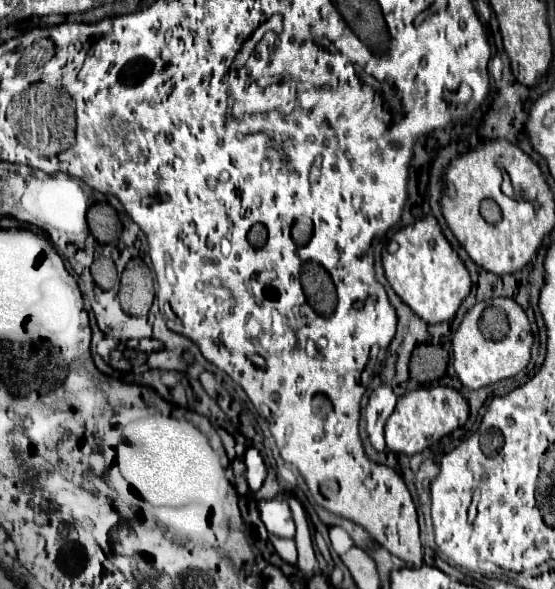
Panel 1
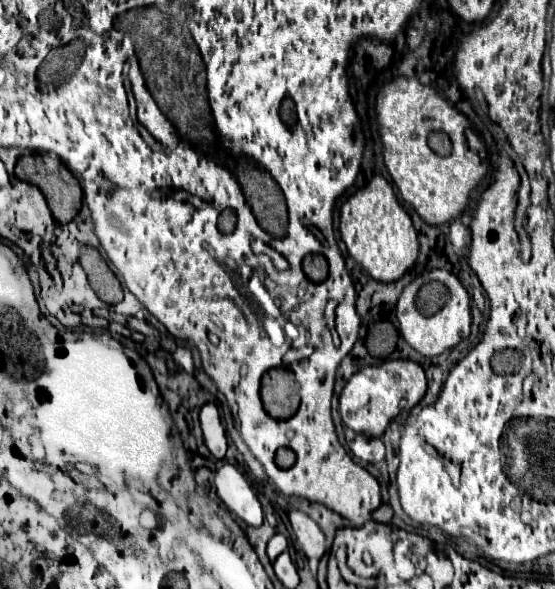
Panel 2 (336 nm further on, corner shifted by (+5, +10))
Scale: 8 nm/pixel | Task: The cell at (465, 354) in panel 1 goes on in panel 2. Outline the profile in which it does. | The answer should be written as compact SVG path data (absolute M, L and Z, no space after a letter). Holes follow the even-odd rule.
M431 270L431 272L425 272L423 276L419 276L415 282L411 282L403 290L403 294L401 294L399 302L397 302L395 312L397 312L397 318L399 318L399 332L401 332L401 336L409 342L411 348L415 348L419 354L423 354L427 358L439 356L445 350L451 350L453 346L461 344L465 338L471 336L471 320L473 320L473 316L471 316L471 298L469 298L469 292L459 282L459 278L455 274L451 274L451 272L447 272L447 270L439 270L439 272ZM429 280L443 282L449 288L449 292L451 292L451 300L437 314L433 314L433 316L425 316L417 308L419 290Z

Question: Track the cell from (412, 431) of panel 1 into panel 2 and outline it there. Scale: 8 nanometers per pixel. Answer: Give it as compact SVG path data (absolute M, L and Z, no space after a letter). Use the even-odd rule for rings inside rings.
M389 360L381 366L367 366L347 380L341 398L339 412L345 424L357 434L369 434L381 438L387 424L401 412L403 404L417 406L427 392L425 370L411 360Z

